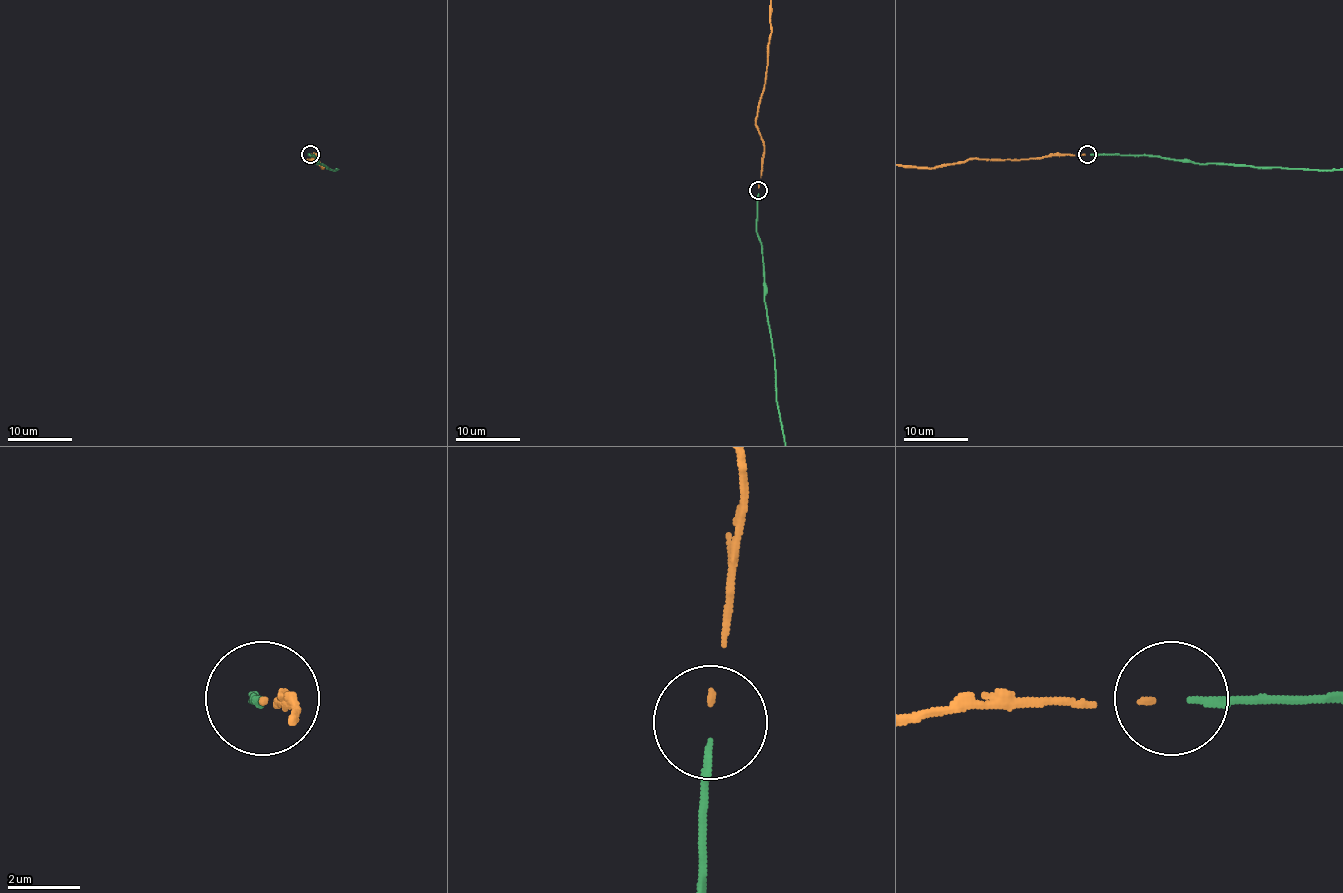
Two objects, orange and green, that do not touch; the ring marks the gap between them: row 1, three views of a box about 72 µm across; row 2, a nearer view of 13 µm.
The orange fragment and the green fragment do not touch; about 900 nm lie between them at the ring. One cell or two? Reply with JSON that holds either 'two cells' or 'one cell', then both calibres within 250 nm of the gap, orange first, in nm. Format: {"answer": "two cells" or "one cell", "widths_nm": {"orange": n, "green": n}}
{"answer": "one cell", "widths_nm": {"orange": 120, "green": 180}}

